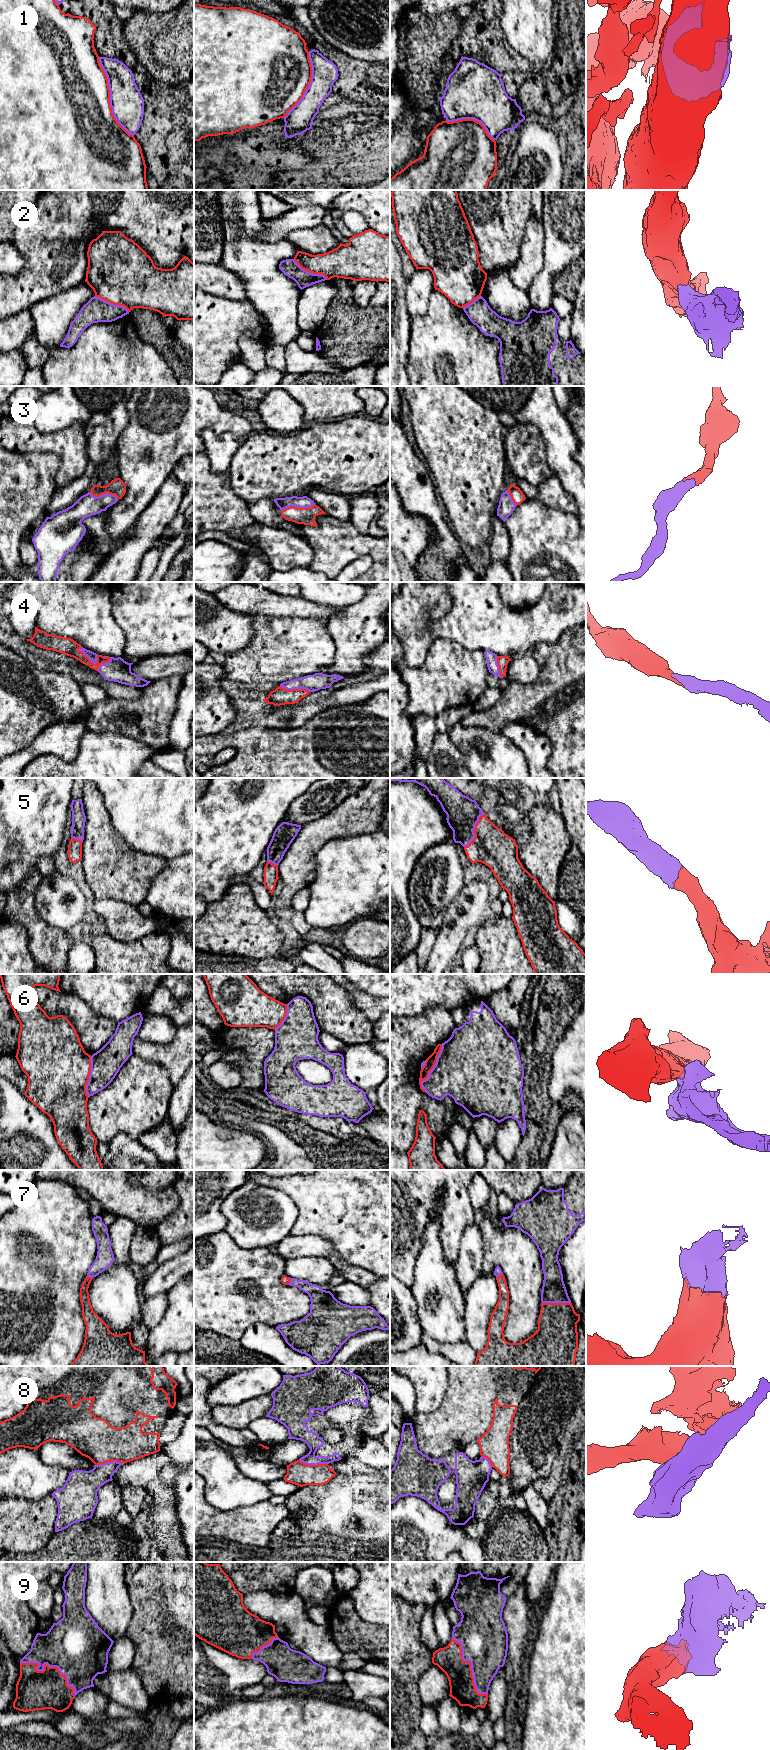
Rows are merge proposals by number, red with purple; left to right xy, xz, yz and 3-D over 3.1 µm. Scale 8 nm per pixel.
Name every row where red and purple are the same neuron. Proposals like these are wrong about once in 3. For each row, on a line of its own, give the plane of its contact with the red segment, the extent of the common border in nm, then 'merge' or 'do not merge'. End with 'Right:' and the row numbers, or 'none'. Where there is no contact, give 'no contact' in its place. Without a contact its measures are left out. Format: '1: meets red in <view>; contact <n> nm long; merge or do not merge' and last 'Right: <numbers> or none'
1: meets red in xy; contact 700 nm long; do not merge
2: meets red in xz; contact 320 nm long; do not merge
3: meets red in xz; contact 280 nm long; merge
4: meets red in xy; contact 200 nm long; merge
5: meets red in yz; contact 320 nm long; merge
6: meets red in yz; contact 420 nm long; do not merge
7: meets red in yz; contact 240 nm long; merge
8: meets red in xy; contact 240 nm long; do not merge
9: meets red in xy; contact 500 nm long; merge
Right: 3, 4, 5, 7, 9

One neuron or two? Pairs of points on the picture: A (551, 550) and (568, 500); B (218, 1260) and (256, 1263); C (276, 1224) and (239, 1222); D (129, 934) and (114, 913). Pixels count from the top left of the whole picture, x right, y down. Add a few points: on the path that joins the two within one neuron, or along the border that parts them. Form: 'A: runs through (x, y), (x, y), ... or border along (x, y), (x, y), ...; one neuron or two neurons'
A: border along (542, 502), (547, 506), (575, 514); two neurons
B: runs through (227, 1263), (247, 1263); one neuron
C: runs through (267, 1224), (252, 1224), (248, 1222); one neuron
D: runs through (127, 929), (127, 926), (119, 918); one neuron

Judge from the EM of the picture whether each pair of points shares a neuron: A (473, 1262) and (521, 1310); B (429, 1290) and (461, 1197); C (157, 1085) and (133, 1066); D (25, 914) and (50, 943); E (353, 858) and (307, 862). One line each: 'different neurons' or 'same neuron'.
A: different neurons
B: different neurons
C: same neuron
D: same neuron
E: different neurons

